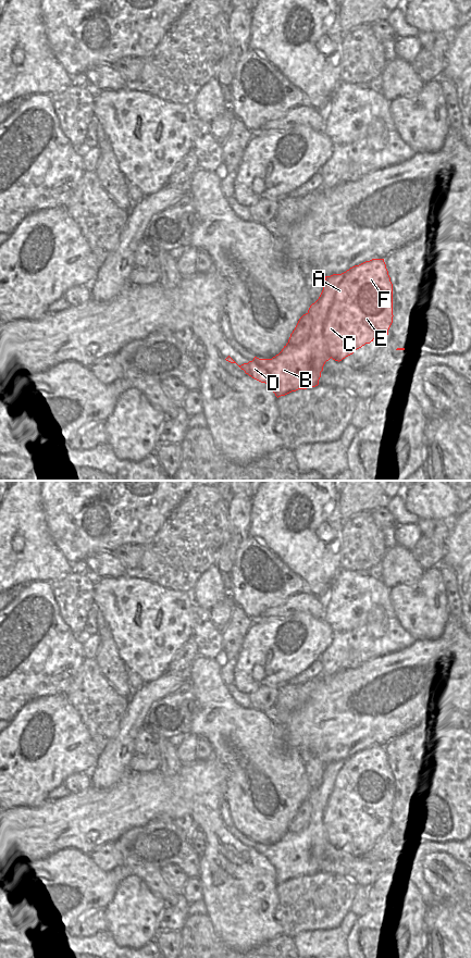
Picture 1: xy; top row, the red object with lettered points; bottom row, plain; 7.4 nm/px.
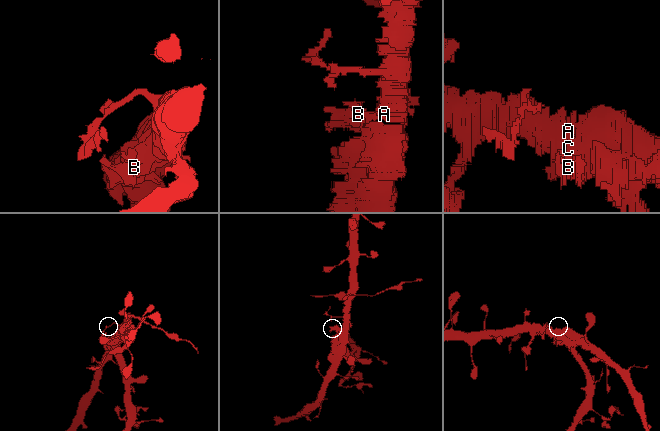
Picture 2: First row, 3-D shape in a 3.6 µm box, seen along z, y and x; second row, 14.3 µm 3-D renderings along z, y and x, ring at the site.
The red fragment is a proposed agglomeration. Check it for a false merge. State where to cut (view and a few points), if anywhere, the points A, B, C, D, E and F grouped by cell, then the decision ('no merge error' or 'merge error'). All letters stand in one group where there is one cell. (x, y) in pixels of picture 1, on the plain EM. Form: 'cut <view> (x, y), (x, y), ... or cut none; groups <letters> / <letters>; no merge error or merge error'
cut xy (307, 800), (311, 809), (311, 846), (320, 859); groups A C E F / B D; merge error

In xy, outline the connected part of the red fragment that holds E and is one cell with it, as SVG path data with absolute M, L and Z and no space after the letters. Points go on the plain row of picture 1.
M372 746L359 752L355 752L342 761L325 763L323 777L319 786L312 791L308 797L311 805L312 817L308 830L312 834L312 847L318 859L323 858L323 854L331 845L342 848L361 835L370 831L376 824L388 822L388 817L393 810L393 771L386 756L384 746Z

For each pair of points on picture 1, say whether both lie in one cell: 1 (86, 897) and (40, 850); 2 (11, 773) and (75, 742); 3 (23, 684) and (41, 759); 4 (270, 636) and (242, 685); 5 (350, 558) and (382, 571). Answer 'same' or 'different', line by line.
1: different
2: same
3: different
4: same
5: different

